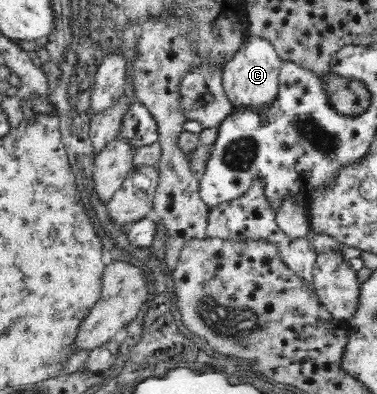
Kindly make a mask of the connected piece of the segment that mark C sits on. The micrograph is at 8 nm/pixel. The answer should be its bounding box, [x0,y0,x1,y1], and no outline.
[223,35,282,111]

